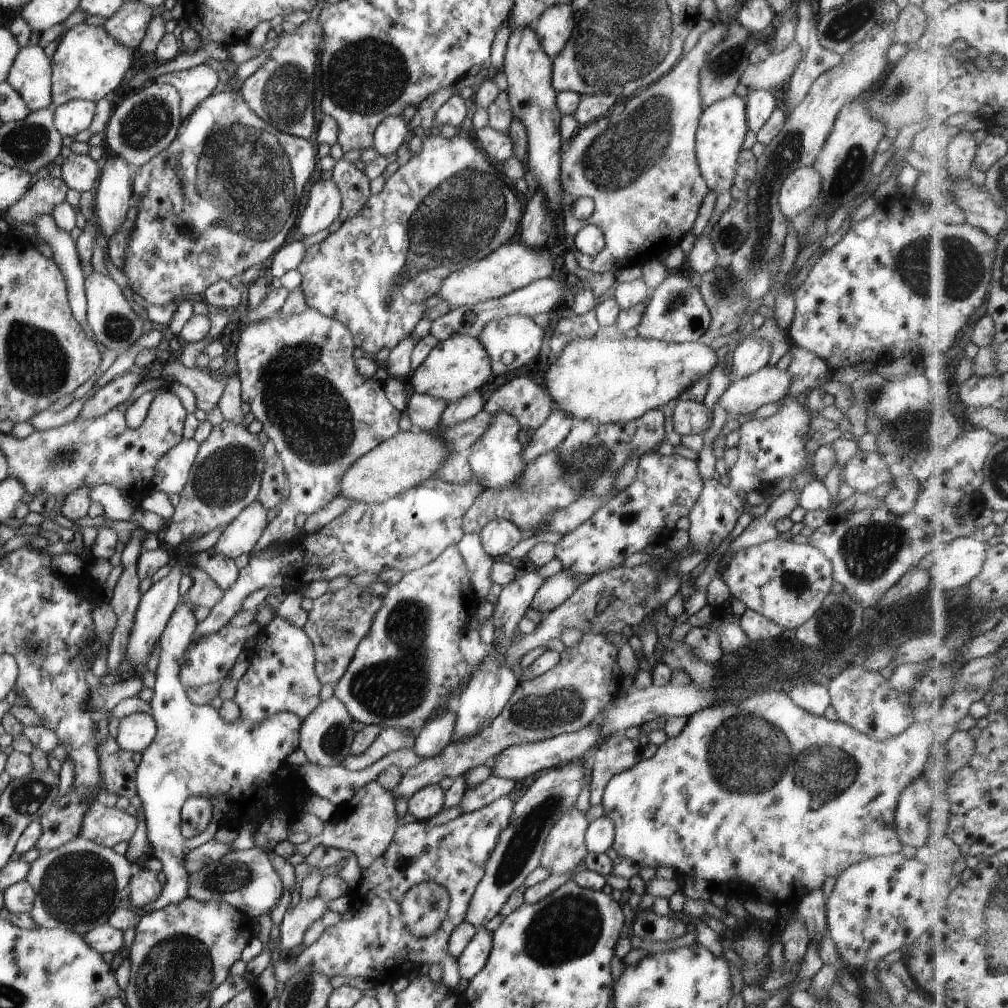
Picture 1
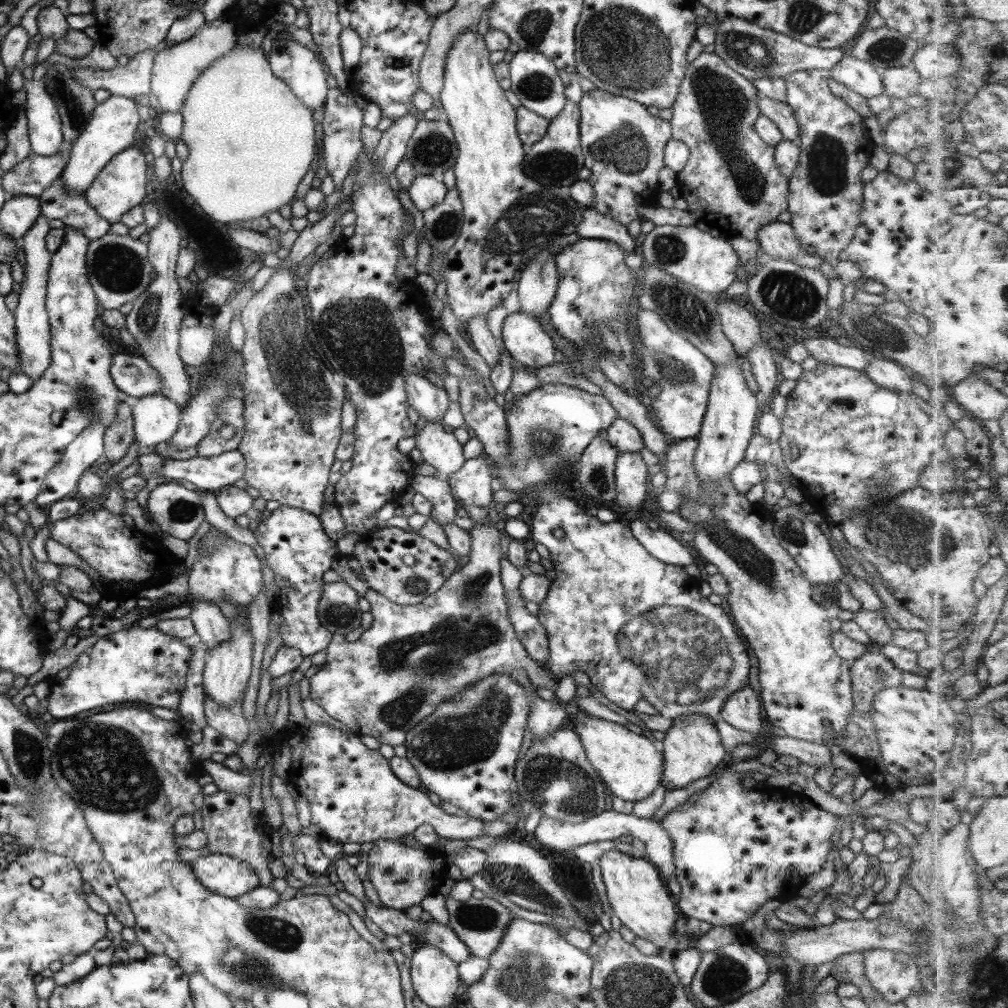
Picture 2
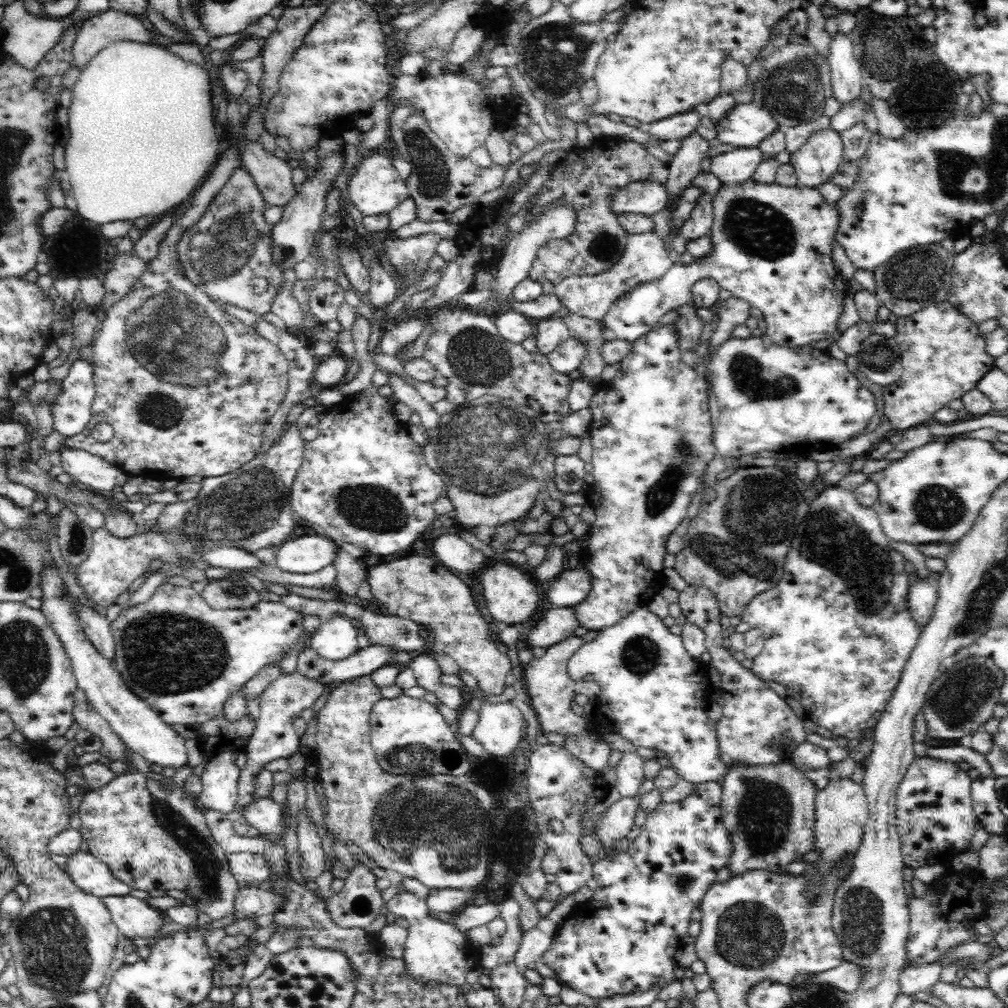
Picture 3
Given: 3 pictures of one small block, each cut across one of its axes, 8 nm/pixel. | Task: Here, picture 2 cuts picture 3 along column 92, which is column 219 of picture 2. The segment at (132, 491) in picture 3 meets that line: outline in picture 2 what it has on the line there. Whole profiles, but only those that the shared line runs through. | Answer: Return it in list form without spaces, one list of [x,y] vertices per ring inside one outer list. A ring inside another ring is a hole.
[[[235,449],[207,458],[197,456],[186,460],[166,459],[156,474],[157,480],[187,480],[198,492],[217,492],[220,488],[232,485],[235,480],[241,480],[245,467],[243,455]]]

